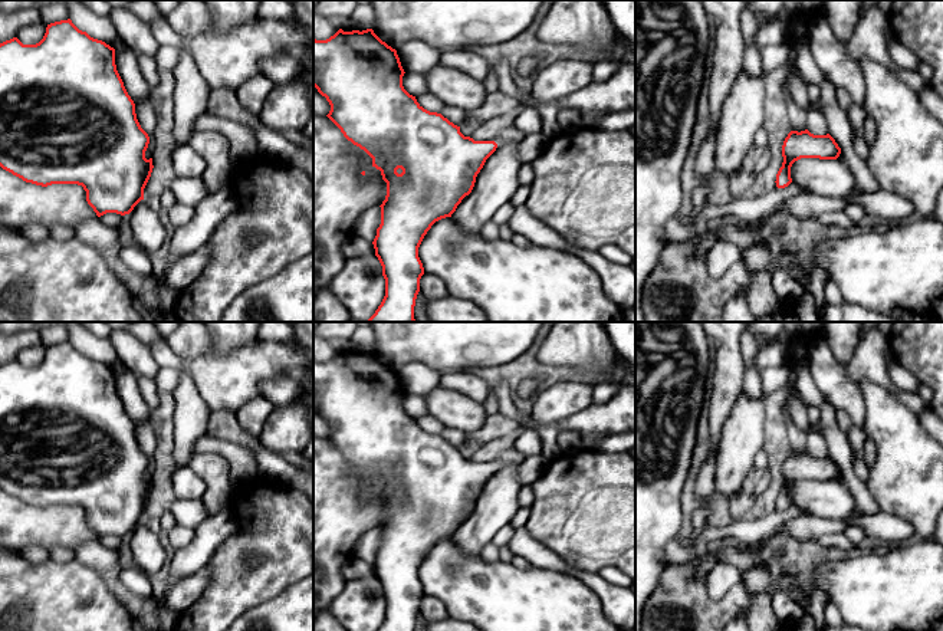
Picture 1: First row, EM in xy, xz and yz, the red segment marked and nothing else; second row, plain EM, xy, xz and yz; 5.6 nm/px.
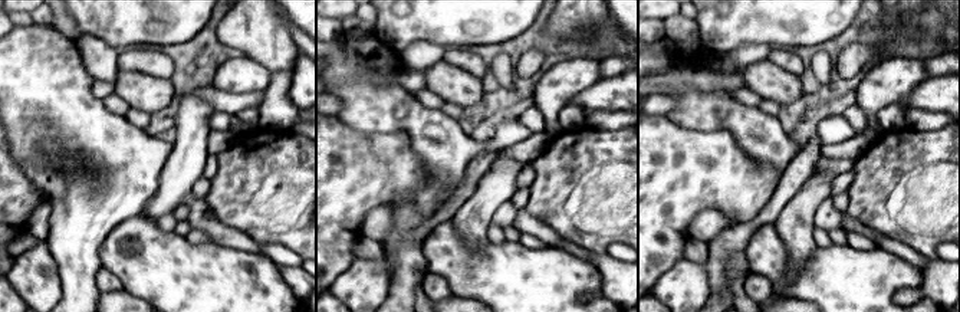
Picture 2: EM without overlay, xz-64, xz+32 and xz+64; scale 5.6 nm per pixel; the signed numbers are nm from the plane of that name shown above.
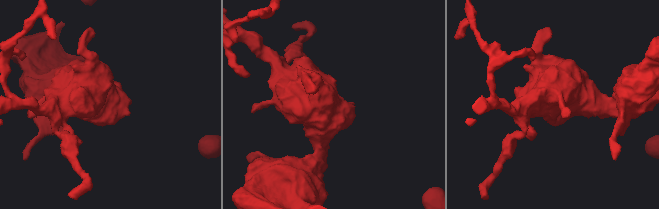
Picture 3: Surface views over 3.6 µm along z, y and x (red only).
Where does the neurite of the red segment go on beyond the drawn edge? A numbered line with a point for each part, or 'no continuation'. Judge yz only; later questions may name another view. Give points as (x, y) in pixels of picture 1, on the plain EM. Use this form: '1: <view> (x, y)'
no continuation

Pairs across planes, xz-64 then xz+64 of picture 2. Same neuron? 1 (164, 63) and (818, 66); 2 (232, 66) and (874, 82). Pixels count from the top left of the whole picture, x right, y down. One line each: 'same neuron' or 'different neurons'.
1: different neurons
2: same neuron

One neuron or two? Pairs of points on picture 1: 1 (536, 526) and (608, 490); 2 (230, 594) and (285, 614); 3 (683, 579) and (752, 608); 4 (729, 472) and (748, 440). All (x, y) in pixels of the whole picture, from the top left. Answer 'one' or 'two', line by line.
1: one
2: two
3: one
4: one

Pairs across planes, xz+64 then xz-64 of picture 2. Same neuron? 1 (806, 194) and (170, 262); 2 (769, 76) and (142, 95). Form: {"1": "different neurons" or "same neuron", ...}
{"1": "different neurons", "2": "same neuron"}

